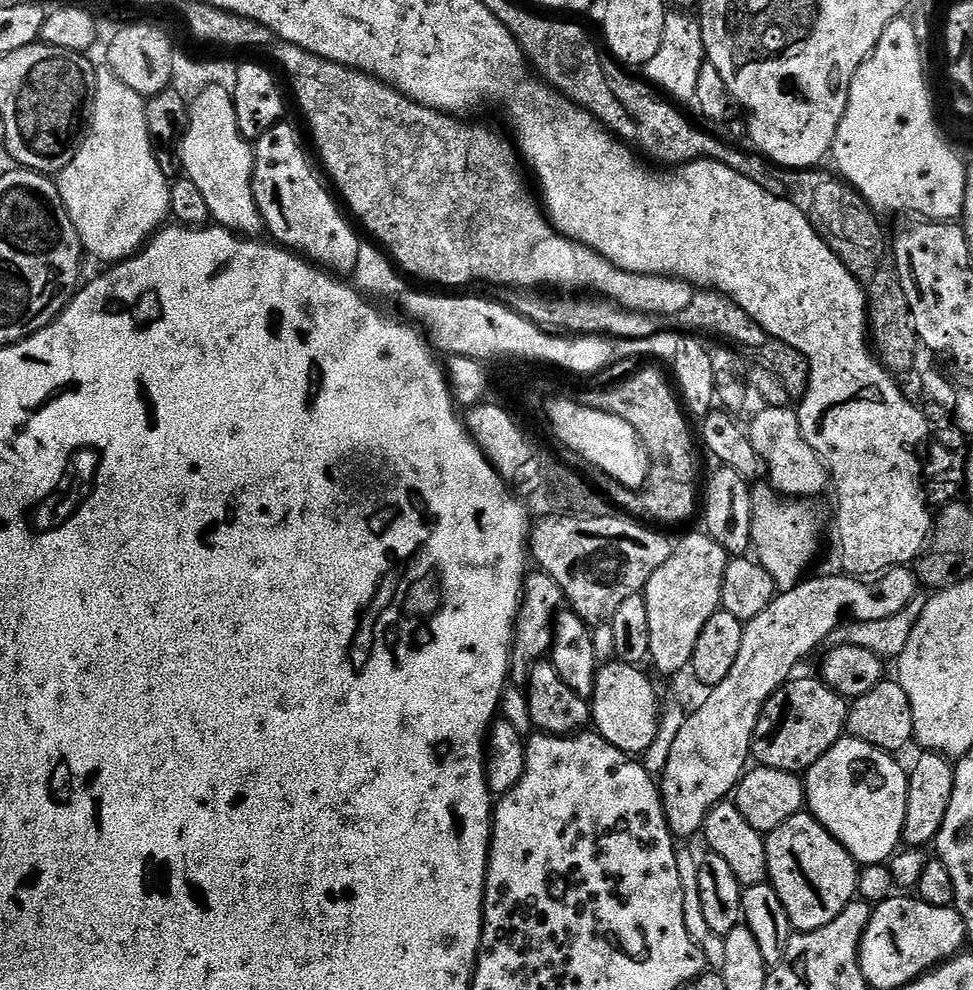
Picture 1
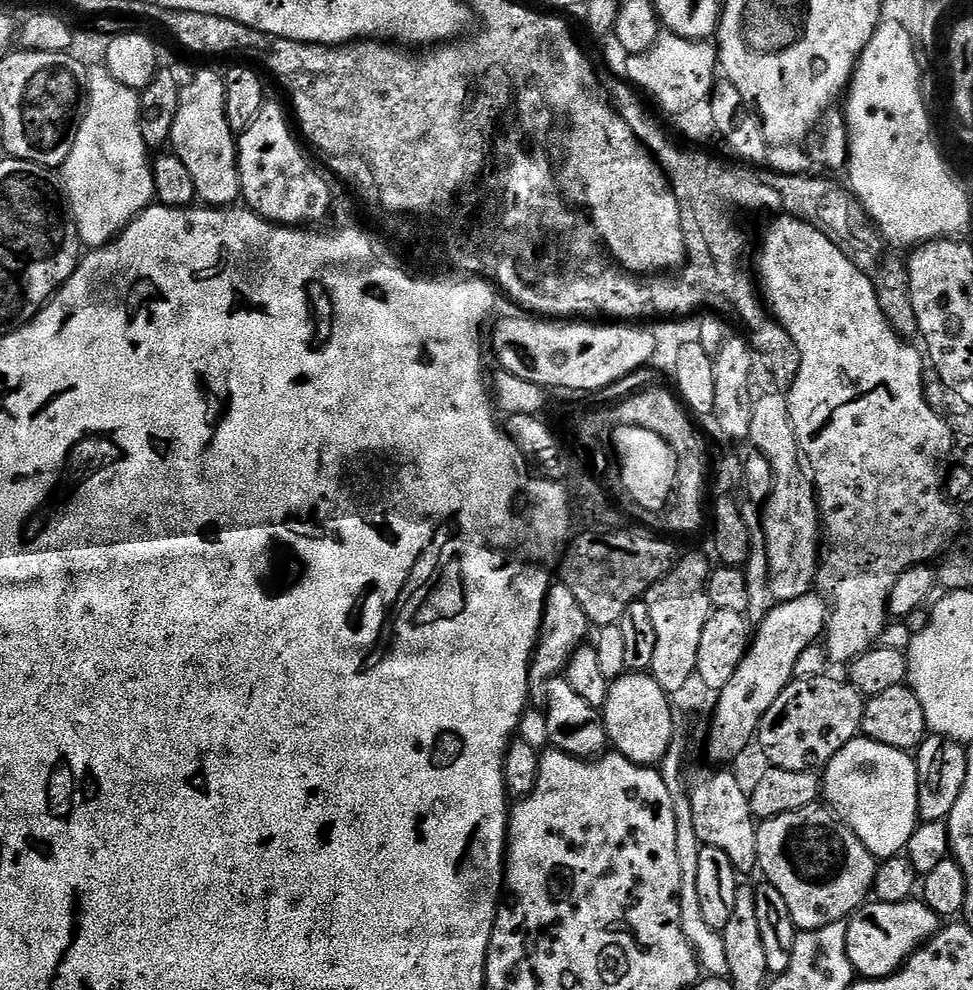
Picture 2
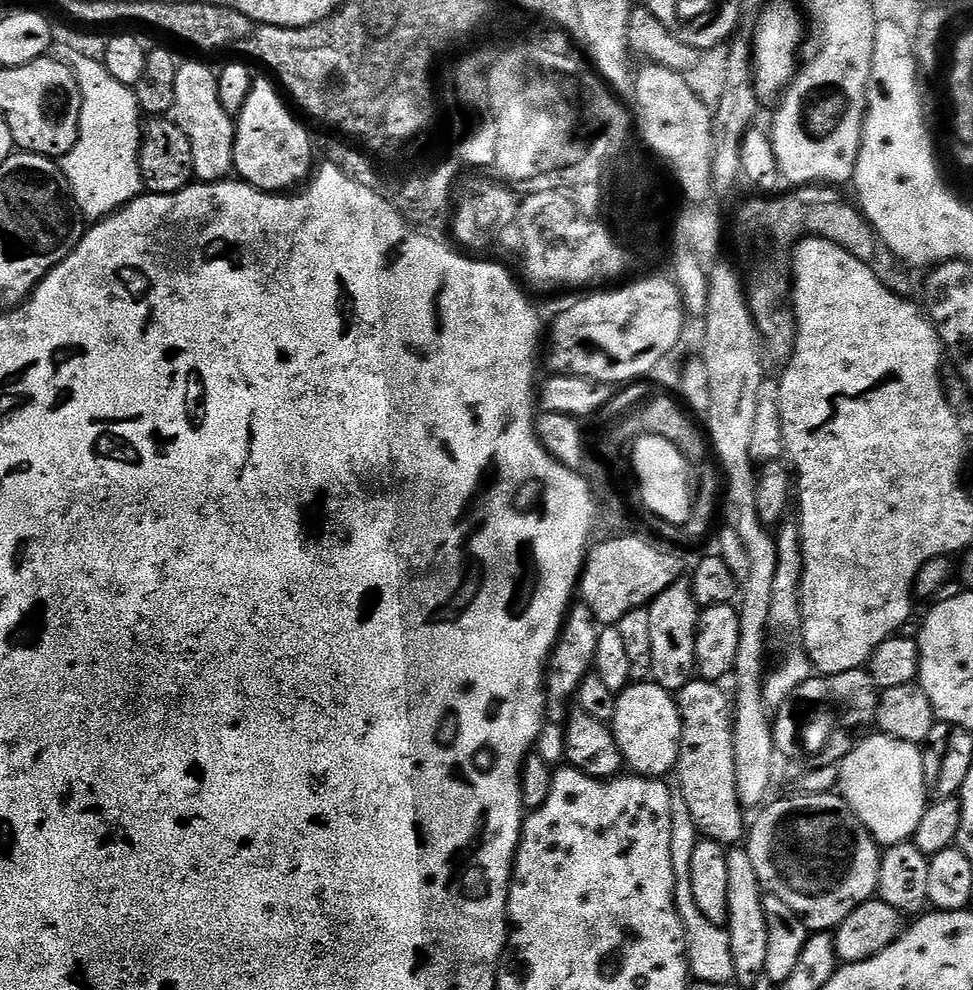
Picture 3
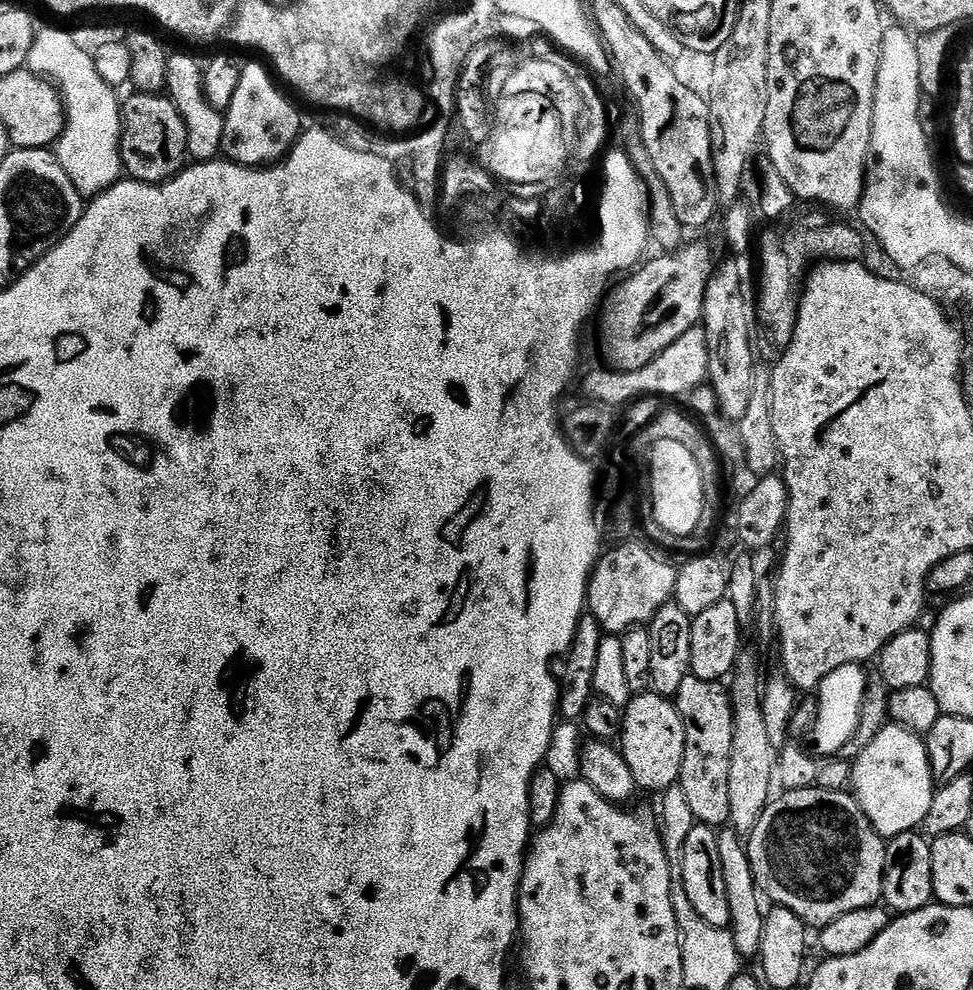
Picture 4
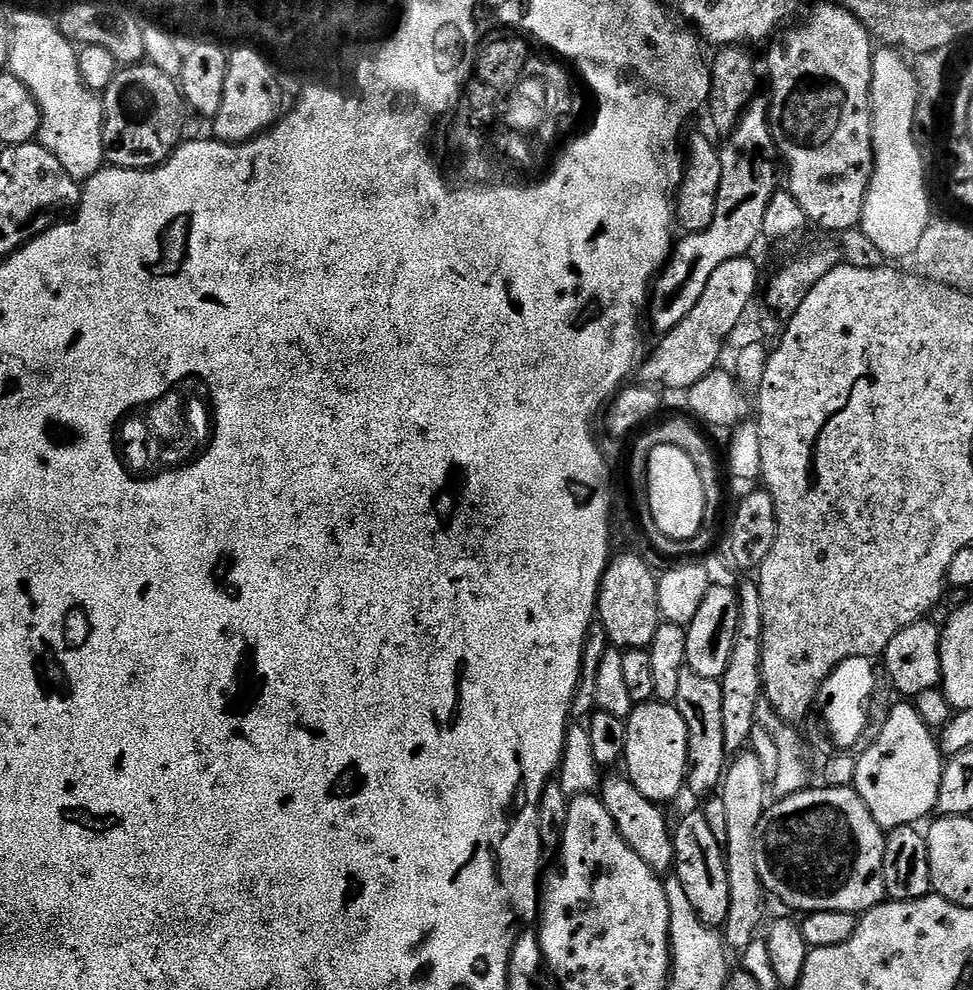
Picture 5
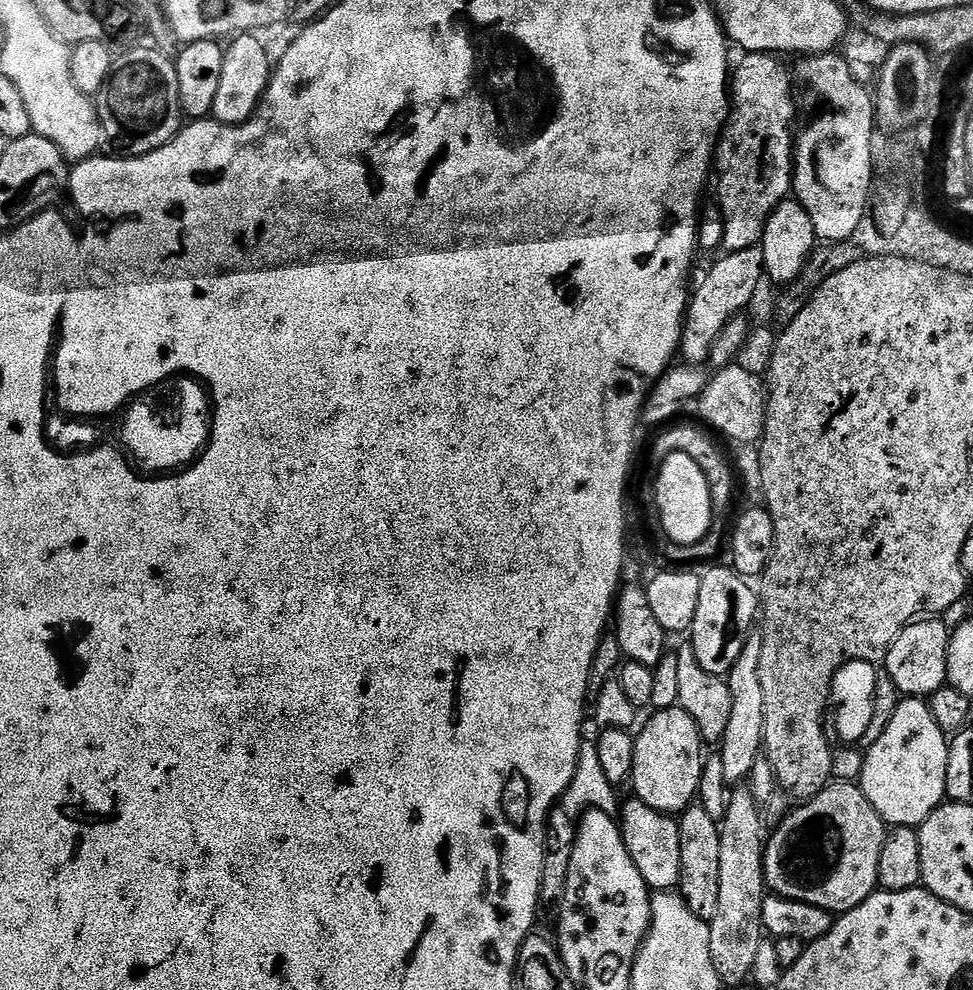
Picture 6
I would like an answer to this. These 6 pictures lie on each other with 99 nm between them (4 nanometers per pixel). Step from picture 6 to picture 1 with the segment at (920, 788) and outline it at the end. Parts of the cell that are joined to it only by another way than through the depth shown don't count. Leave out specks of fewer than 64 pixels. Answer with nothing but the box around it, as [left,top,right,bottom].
[806,735,908,865]

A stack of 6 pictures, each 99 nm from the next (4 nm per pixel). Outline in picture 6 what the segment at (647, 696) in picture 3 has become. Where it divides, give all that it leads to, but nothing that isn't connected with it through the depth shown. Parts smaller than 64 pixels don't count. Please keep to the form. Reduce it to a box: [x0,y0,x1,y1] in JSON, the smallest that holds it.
[630,706,706,813]

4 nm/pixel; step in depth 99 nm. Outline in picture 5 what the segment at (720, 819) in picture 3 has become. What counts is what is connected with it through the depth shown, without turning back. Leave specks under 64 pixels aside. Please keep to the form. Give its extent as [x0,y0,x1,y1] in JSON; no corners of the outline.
[674,670,730,797]

